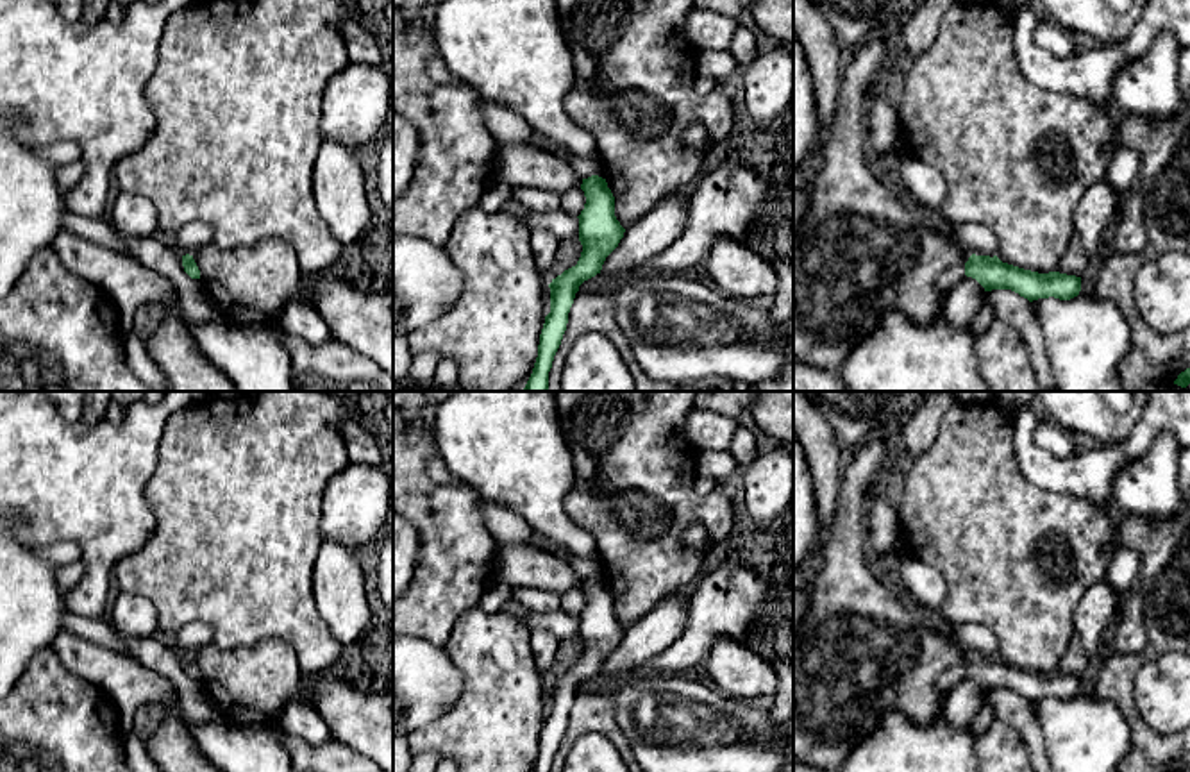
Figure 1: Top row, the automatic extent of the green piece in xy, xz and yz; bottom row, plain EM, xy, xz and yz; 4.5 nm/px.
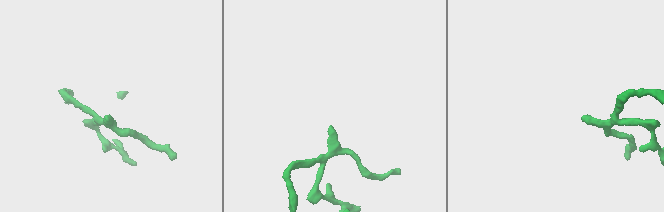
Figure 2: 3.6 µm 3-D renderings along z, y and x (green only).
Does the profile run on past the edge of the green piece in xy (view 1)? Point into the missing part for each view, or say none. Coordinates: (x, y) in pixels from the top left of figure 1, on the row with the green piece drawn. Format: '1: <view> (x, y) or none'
1: none

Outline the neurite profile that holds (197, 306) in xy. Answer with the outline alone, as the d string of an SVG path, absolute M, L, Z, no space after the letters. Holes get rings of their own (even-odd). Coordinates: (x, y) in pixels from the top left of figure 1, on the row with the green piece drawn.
M154 236L123 238L127 254L143 266L166 277L177 291L184 318L191 323L207 323L220 318L211 295L200 279L191 279L182 266L182 256Z

